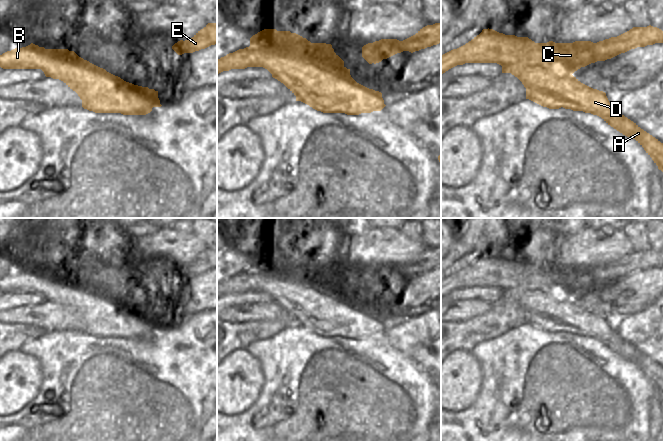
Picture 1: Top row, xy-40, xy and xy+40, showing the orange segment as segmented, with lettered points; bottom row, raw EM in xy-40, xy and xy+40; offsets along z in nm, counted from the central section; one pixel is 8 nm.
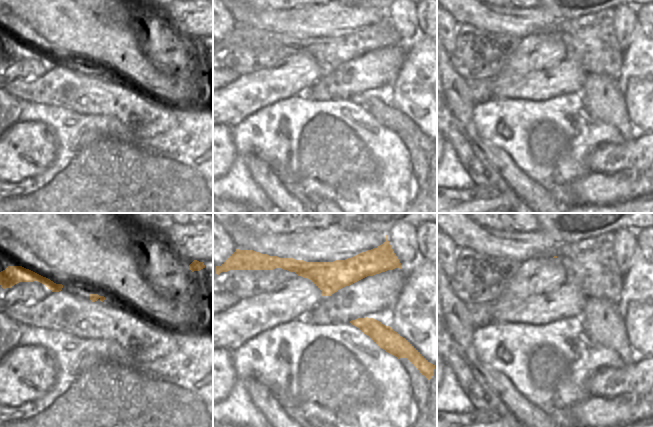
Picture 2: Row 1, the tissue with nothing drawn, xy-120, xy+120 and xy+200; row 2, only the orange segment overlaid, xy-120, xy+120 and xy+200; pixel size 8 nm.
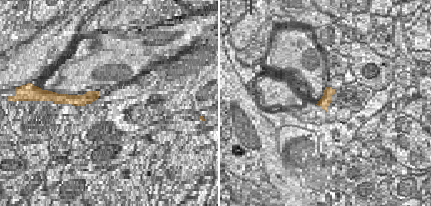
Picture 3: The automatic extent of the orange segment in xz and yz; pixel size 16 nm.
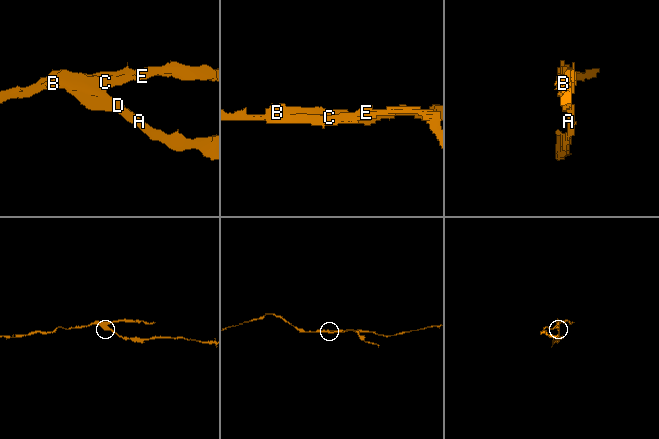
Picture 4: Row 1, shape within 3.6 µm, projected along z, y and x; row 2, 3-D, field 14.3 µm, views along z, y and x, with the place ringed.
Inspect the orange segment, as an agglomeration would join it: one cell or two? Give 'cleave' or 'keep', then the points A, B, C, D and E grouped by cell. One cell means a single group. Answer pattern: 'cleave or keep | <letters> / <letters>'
cleave | A B D / C E

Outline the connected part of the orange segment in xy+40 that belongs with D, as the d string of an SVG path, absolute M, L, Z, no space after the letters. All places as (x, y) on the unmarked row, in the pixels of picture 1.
M495 279L488 287L502 290L502 297L511 297L526 312L526 323L549 333L571 333L601 341L608 349L635 363L663 396L663 367L641 353L613 331L606 317L581 307L572 298L555 299L537 289L509 287L509 279Z

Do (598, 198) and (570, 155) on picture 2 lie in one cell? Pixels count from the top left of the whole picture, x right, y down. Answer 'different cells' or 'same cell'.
different cells

